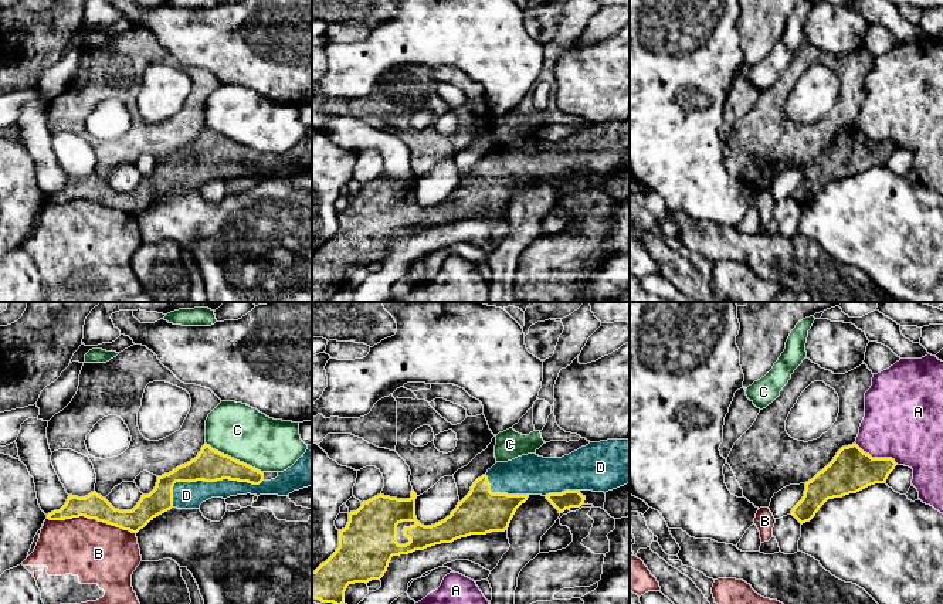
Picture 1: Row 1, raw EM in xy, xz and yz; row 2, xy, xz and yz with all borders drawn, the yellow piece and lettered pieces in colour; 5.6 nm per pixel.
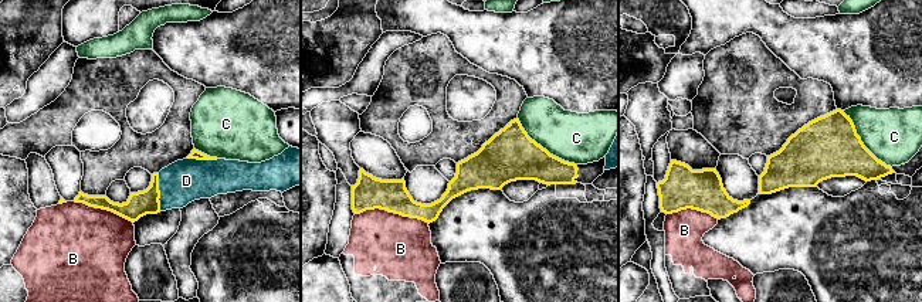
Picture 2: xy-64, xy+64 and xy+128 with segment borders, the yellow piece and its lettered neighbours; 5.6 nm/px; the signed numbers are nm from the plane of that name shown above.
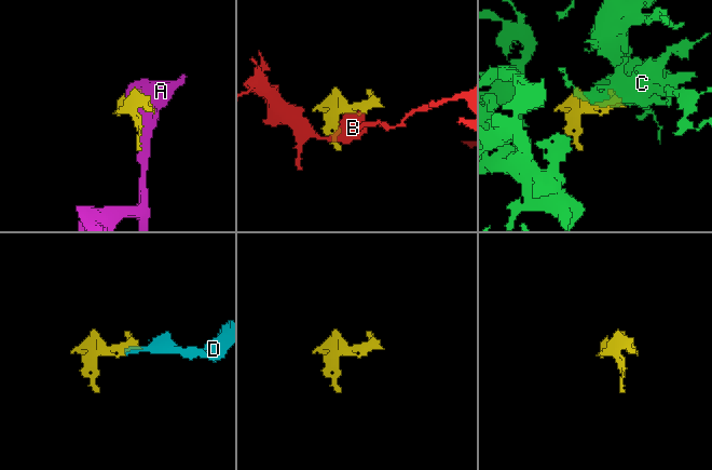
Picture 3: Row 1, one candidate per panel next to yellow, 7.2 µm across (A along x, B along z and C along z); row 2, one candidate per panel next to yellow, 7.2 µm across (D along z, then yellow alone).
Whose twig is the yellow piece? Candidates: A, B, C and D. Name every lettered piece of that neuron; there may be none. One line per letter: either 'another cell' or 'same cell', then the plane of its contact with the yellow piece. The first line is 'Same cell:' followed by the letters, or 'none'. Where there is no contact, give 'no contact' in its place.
Same cell: D
A: another cell | yz
B: another cell | xy
C: another cell | xy
D: same cell | xy

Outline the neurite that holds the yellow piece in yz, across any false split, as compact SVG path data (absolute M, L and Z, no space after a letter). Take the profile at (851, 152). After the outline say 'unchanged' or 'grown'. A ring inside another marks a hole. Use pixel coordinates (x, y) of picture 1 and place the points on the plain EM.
M856 126L842 129L822 153L805 164L804 179L790 197L801 207L810 204L828 181L885 166L896 147L892 140L872 140Z; unchanged

